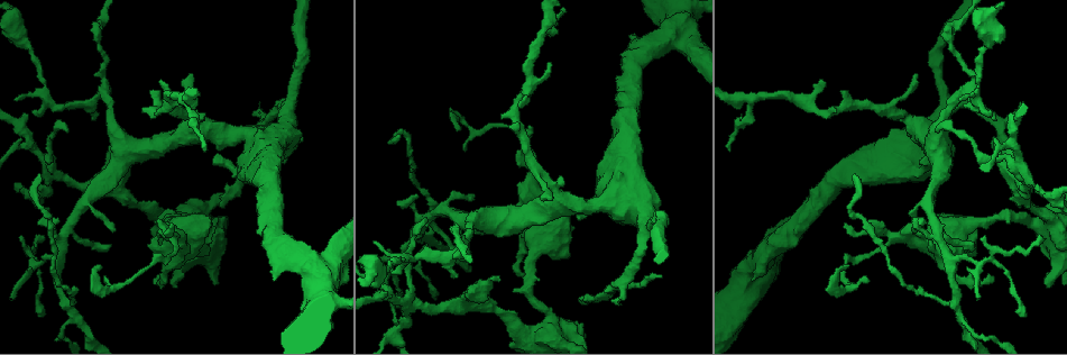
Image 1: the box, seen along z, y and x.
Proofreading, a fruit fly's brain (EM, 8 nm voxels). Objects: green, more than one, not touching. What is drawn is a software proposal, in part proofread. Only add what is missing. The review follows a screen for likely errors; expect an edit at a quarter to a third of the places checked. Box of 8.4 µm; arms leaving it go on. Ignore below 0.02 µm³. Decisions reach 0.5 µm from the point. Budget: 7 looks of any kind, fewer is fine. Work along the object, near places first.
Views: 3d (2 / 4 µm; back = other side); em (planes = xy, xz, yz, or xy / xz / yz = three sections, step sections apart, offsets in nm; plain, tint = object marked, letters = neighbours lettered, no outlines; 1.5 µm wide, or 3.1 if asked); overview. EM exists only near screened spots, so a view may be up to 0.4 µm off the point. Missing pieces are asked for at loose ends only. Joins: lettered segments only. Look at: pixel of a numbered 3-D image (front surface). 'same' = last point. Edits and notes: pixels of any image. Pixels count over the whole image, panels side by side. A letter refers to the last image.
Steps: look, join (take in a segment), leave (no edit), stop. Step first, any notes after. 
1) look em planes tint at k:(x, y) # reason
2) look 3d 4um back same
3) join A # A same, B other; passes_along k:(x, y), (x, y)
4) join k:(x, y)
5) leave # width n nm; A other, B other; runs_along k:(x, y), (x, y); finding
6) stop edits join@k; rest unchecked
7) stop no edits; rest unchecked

look em yz step 4 letters at 1:(302, 138) # an open end

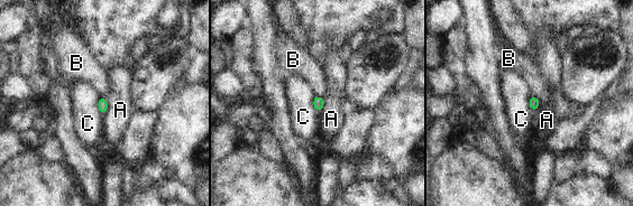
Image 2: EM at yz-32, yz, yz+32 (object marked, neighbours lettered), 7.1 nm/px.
leave # width 80 nm; A other, B other, C other; border 2:(531, 94), (540, 100); no lettered segment goes on from it

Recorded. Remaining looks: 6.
look 3d 4um back at 1:(929, 240)

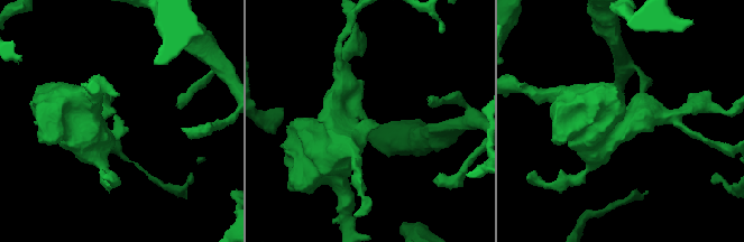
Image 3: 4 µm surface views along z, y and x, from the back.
look em planes plain at 3:(377, 123)

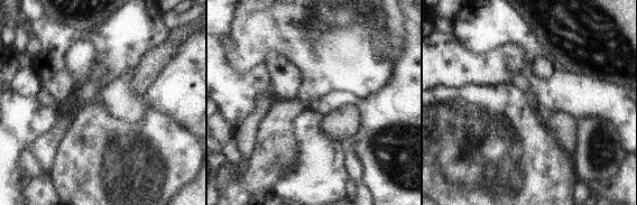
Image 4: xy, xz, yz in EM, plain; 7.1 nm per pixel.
look em planes letters same

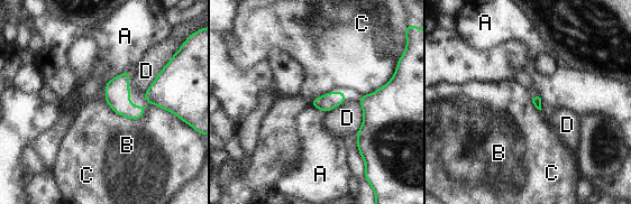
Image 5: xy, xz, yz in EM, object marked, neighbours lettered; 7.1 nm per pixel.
leave # longest_contact C 320 nm; A other, B other, C other, D other; border 5:(102, 99), (121, 116), (144, 116); none of them fits

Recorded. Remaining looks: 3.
look 3d 4um at 1:(1026, 315) # thin end

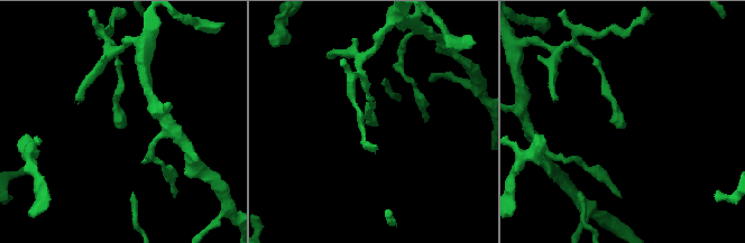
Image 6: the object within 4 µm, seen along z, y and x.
look em planes letters at 6:(374, 126) # shape alone is not enough

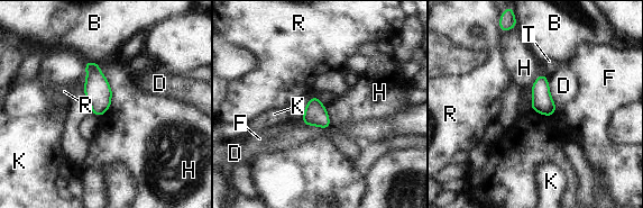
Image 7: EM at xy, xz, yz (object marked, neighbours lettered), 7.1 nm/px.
leave # B other, D other, F other, H other, K other, R other, T other; no lettered segment goes on from it

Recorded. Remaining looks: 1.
stop no edits; rest unchecked

